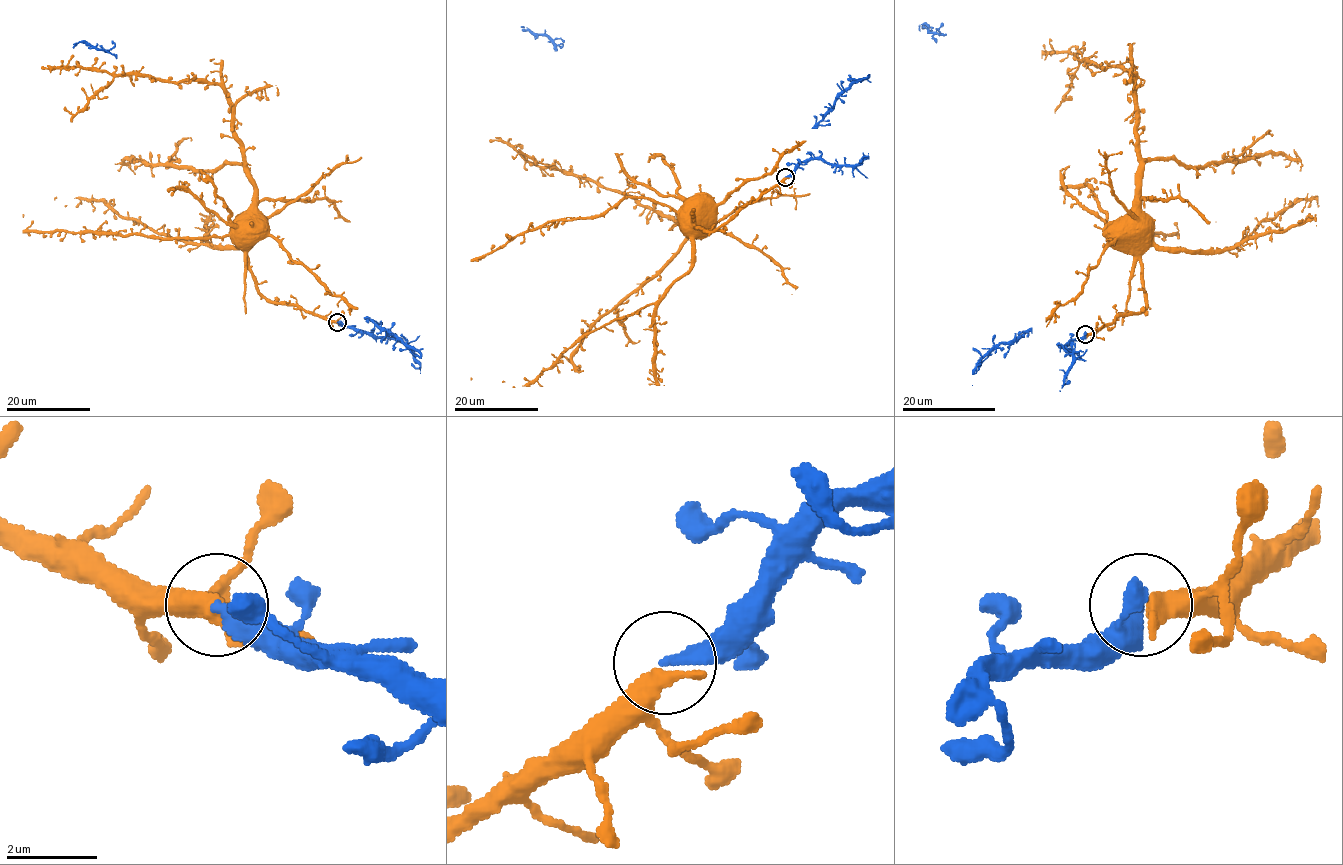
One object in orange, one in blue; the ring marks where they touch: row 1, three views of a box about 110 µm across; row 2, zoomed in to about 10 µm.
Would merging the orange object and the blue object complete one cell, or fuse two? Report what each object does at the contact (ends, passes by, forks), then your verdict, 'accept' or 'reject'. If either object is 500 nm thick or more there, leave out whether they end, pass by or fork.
accept

